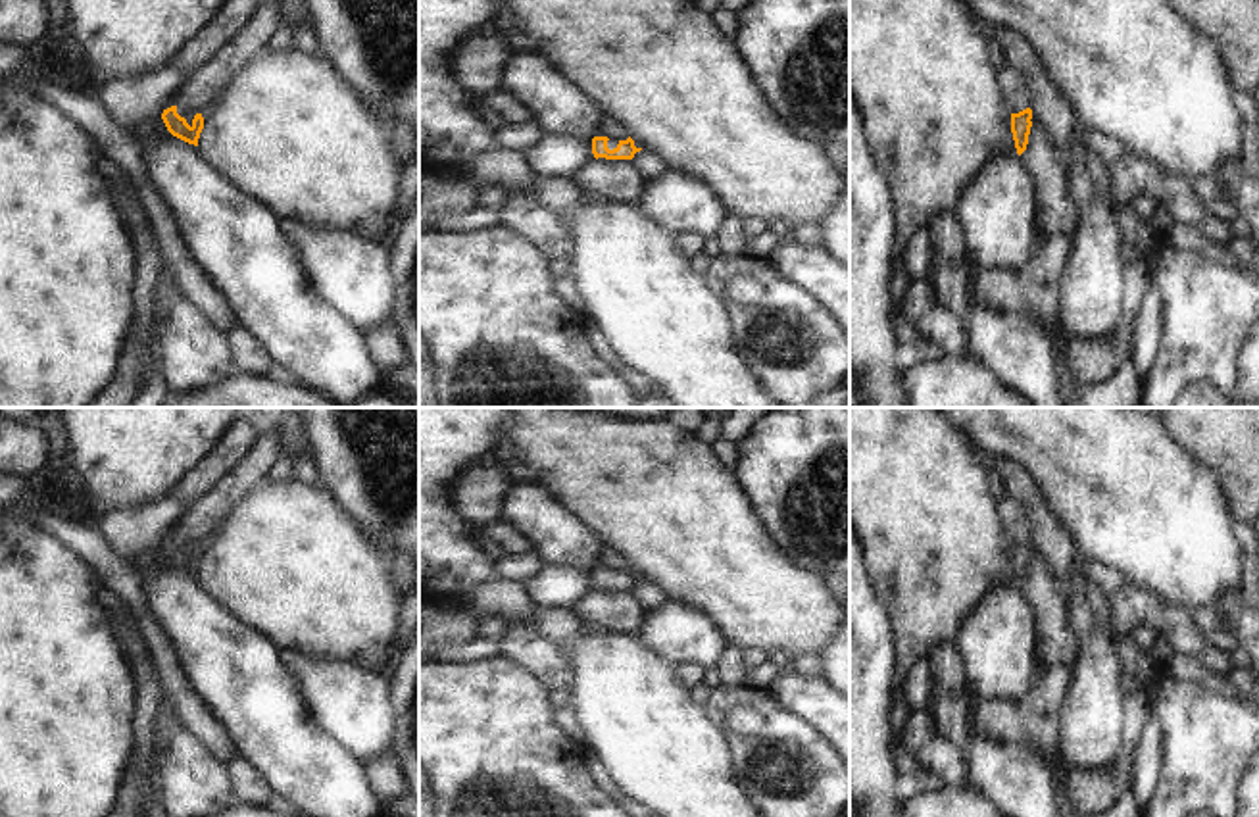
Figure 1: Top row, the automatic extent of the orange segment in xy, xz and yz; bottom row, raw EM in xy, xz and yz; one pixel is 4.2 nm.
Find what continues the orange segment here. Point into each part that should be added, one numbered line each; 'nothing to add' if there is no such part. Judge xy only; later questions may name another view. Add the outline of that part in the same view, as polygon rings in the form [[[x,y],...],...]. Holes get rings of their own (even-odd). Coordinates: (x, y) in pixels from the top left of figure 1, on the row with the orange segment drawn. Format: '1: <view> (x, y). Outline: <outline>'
1: xy (206, 87). Outline: [[[283,4],[261,6],[248,29],[225,46],[177,96],[177,113],[206,113],[221,92],[258,58],[271,37],[286,23]]]

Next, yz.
1: yz (1015, 97). Outline: [[[1007,65],[1001,73],[998,73],[998,85],[1001,88],[1009,113],[1019,113],[1030,108],[1023,81]]]

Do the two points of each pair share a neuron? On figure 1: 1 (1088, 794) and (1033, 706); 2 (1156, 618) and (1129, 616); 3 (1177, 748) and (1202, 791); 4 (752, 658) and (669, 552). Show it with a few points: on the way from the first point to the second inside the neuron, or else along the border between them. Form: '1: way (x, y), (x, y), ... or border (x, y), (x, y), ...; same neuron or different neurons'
1: border (1065, 766), (1065, 789), (1073, 796); different neurons
2: way (1150, 616), (1135, 616); same neuron
3: way (1186, 758), (1200, 771), (1202, 781); same neuron
4: border (742, 650), (756, 648), (765, 656); different neurons

